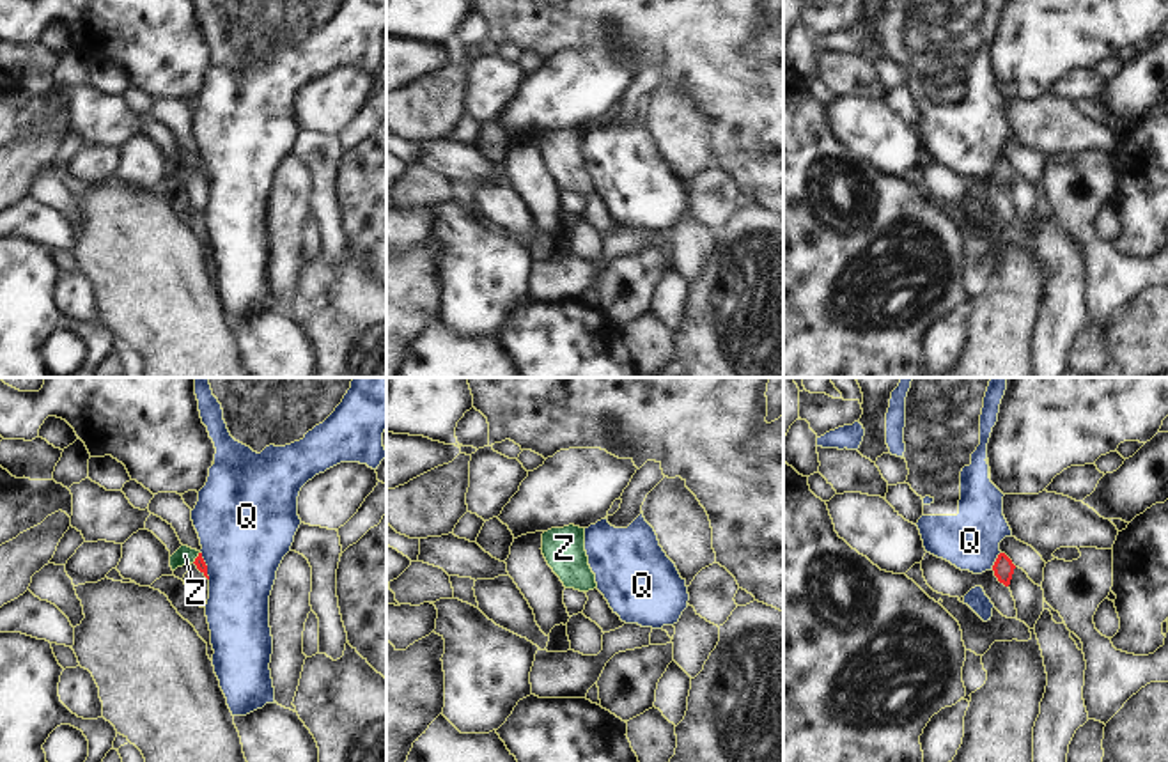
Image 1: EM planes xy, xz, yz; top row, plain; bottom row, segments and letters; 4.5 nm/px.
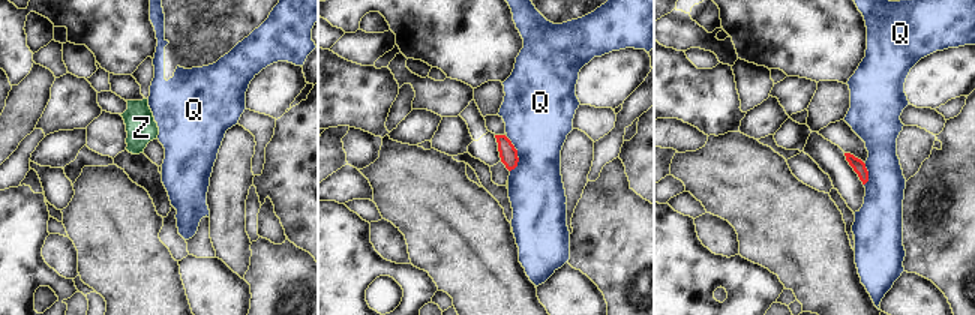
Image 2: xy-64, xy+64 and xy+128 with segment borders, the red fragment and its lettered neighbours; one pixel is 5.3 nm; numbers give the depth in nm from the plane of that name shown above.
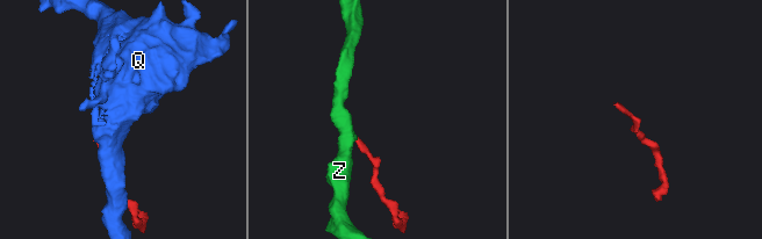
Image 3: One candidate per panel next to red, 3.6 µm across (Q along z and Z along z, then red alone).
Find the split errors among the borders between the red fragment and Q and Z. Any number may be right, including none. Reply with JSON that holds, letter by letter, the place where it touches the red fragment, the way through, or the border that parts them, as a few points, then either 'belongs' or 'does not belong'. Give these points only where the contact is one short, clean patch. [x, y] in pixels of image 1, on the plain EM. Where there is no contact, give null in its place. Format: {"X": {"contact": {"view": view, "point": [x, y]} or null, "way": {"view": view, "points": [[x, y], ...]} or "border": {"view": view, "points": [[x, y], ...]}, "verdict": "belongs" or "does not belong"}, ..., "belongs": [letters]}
{"Q": {"contact": {"view": "yz", "point": [996, 163]}, "verdict": "does not belong"}, "Z": {"contact": {"view": "xy", "point": [197, 160]}, "way": {"view": "xy", "points": [[199, 163], [197, 160], [185, 158]]}, "verdict": "belongs"}, "belongs": ["Z"]}

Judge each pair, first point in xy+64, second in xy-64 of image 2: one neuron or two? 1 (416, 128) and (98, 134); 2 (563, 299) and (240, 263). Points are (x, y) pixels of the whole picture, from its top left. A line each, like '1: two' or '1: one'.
1: two
2: two

